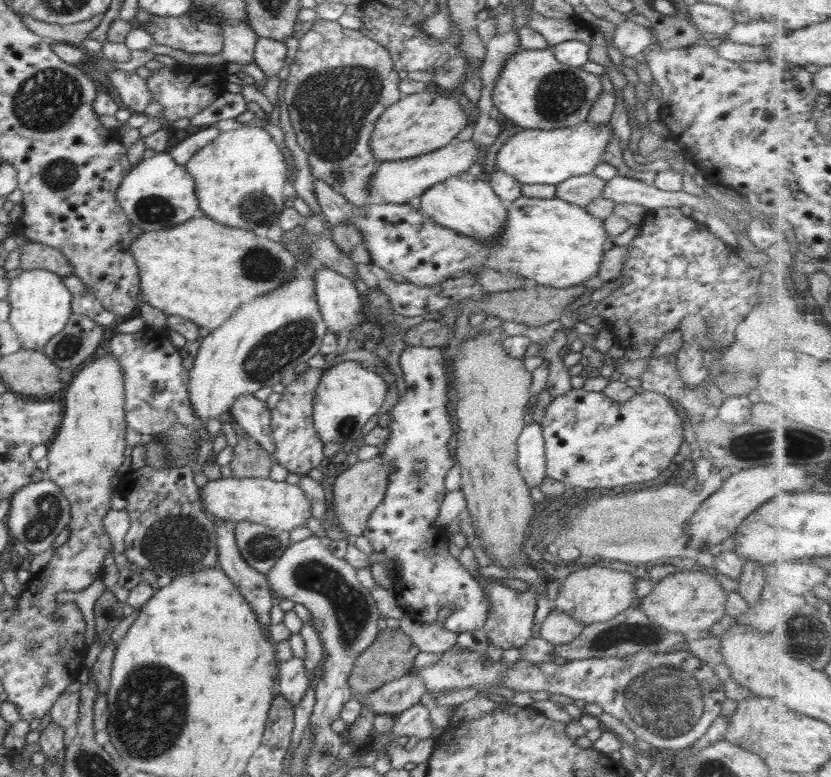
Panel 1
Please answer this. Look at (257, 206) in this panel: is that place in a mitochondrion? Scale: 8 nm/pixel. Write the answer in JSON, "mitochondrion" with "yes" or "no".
{"mitochondrion":"yes"}

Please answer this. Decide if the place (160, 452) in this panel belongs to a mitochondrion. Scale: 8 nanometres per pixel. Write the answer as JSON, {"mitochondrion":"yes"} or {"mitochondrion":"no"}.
{"mitochondrion":"yes"}

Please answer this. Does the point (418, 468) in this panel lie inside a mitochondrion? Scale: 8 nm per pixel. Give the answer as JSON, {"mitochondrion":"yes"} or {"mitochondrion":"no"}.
{"mitochondrion":"yes"}

